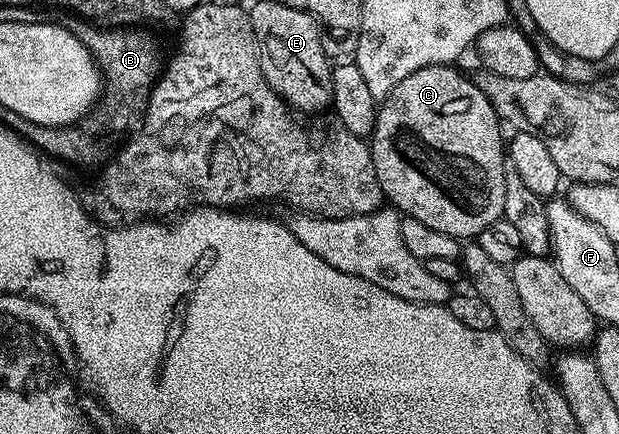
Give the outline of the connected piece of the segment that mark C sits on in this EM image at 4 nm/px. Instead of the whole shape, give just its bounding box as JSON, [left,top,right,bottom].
[368,65,508,239]

